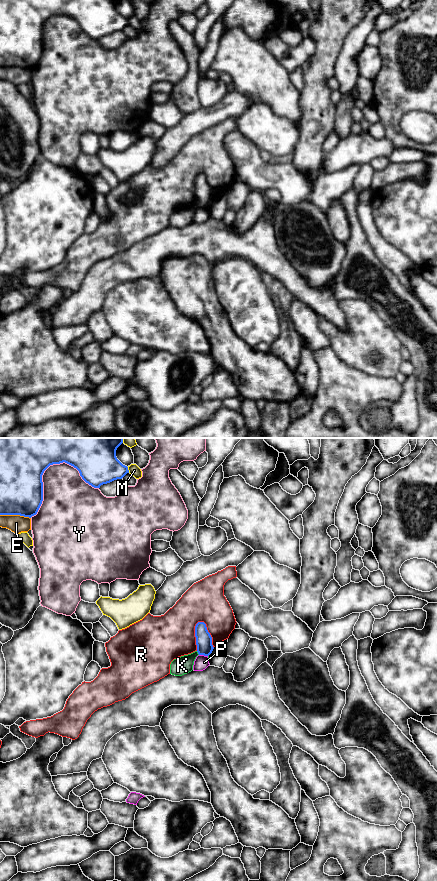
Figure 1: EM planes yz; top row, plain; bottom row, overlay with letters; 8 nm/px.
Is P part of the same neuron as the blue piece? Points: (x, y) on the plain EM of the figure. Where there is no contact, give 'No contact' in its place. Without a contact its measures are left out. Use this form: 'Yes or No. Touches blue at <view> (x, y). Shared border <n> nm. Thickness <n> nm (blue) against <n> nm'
No. Touches blue at yz (203, 206). Shared border 70 nm. Thickness 130 nm (blue) against 120 nm

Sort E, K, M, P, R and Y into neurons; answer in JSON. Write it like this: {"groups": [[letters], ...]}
{"groups": [["E"], ["K"], ["M"], ["P"], ["R"], ["Y"]]}

